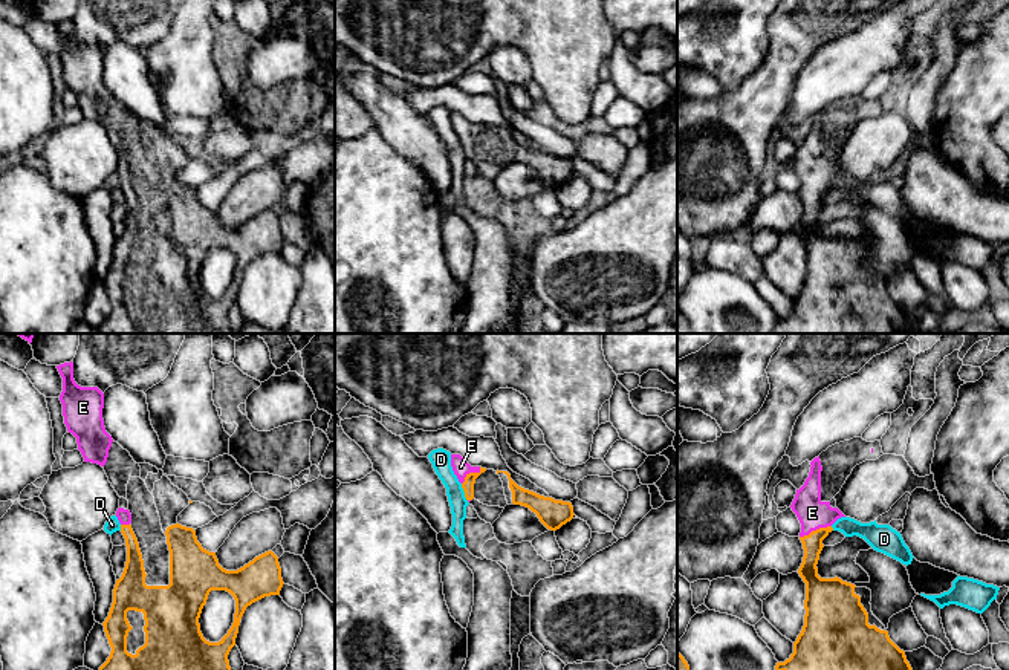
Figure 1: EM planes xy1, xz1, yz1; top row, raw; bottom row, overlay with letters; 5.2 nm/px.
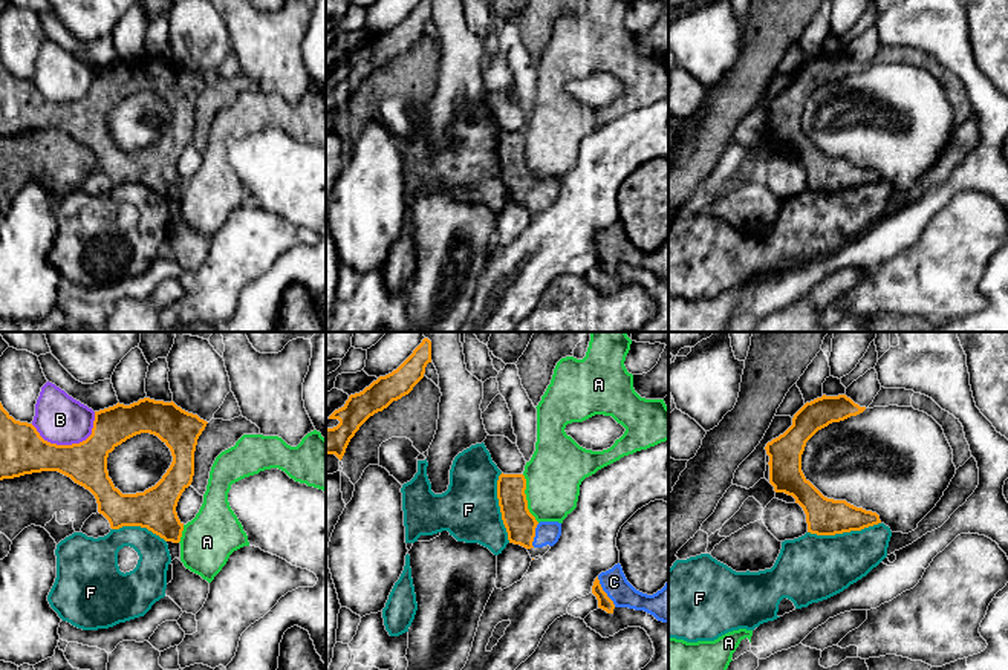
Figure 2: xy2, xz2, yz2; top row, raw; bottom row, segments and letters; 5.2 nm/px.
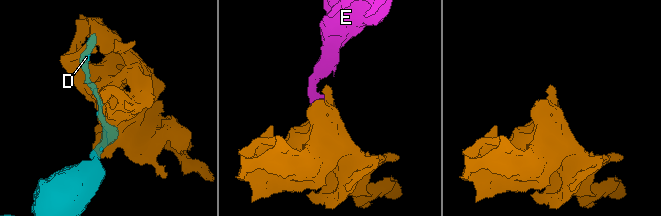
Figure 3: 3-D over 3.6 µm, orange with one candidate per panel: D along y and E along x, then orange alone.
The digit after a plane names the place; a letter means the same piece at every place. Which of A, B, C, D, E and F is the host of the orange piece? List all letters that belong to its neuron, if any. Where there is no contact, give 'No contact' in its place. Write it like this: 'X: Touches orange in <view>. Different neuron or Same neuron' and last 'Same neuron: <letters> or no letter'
A: Touches orange in xz2. Different neuron
B: Touches orange in xy2. Different neuron
C: Touches orange in xz2. Same neuron
D: Touches orange in xz1. Different neuron
E: Touches orange in yz1. Same neuron
F: Touches orange in yz2. Different neuron
Same neuron: C, E

